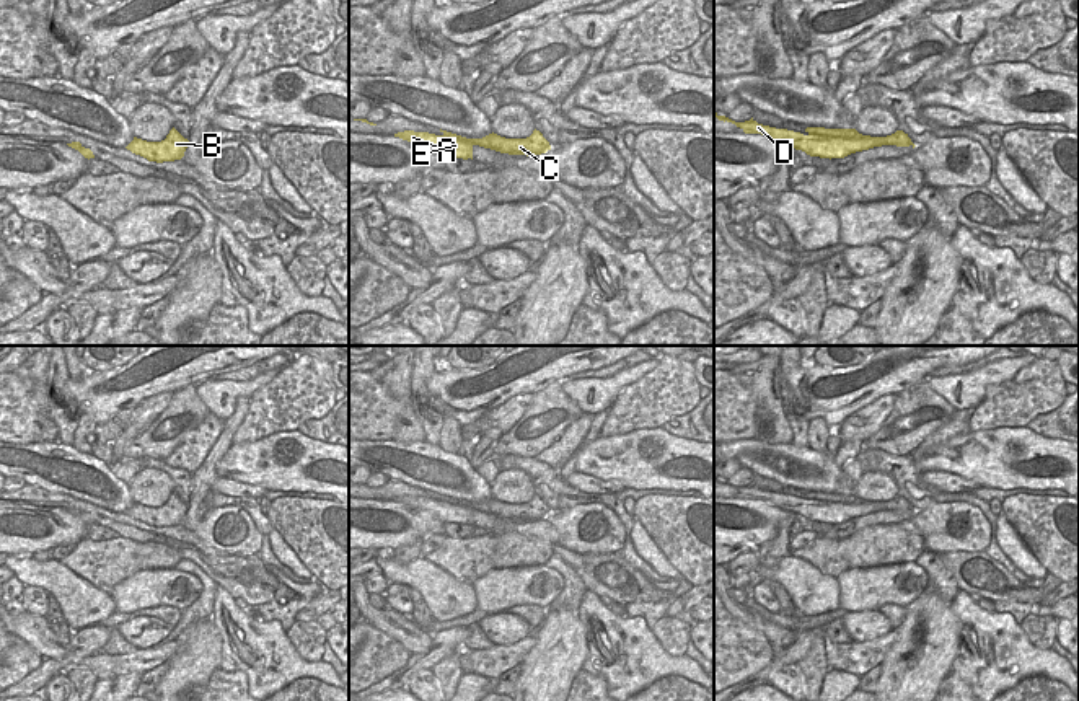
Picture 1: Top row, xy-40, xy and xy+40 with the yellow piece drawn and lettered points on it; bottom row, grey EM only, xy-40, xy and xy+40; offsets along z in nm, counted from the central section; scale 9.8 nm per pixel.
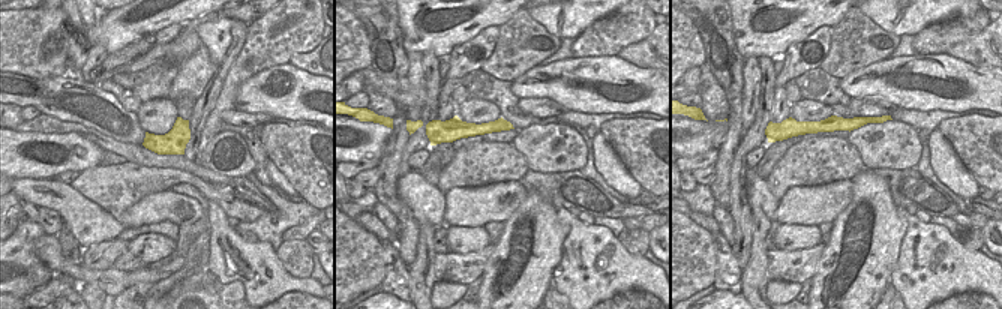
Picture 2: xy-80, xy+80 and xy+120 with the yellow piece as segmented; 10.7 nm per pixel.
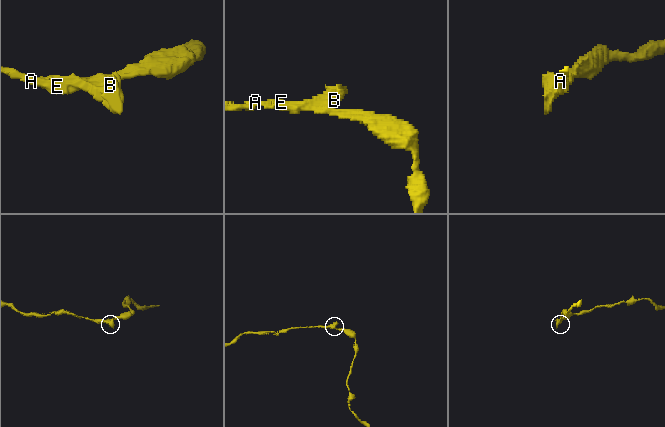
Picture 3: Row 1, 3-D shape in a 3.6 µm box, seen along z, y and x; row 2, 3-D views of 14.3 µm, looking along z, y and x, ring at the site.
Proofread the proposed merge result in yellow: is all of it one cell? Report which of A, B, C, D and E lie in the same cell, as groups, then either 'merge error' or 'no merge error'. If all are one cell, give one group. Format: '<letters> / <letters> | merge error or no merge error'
A D E / B C | merge error

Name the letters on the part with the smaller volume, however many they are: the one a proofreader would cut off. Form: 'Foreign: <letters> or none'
Foreign: B, C

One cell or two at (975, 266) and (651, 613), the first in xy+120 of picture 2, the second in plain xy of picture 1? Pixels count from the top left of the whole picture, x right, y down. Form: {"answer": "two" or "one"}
{"answer": "two"}

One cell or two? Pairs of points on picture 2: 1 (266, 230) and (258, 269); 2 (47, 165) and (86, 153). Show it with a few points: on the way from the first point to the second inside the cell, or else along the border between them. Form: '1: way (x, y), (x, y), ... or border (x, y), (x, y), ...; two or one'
1: border (258, 239), (267, 240), (275, 251); two
2: way (56, 165), (77, 153); one

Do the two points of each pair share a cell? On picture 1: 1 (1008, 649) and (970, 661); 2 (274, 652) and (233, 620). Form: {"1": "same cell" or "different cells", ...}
{"1": "same cell", "2": "same cell"}

